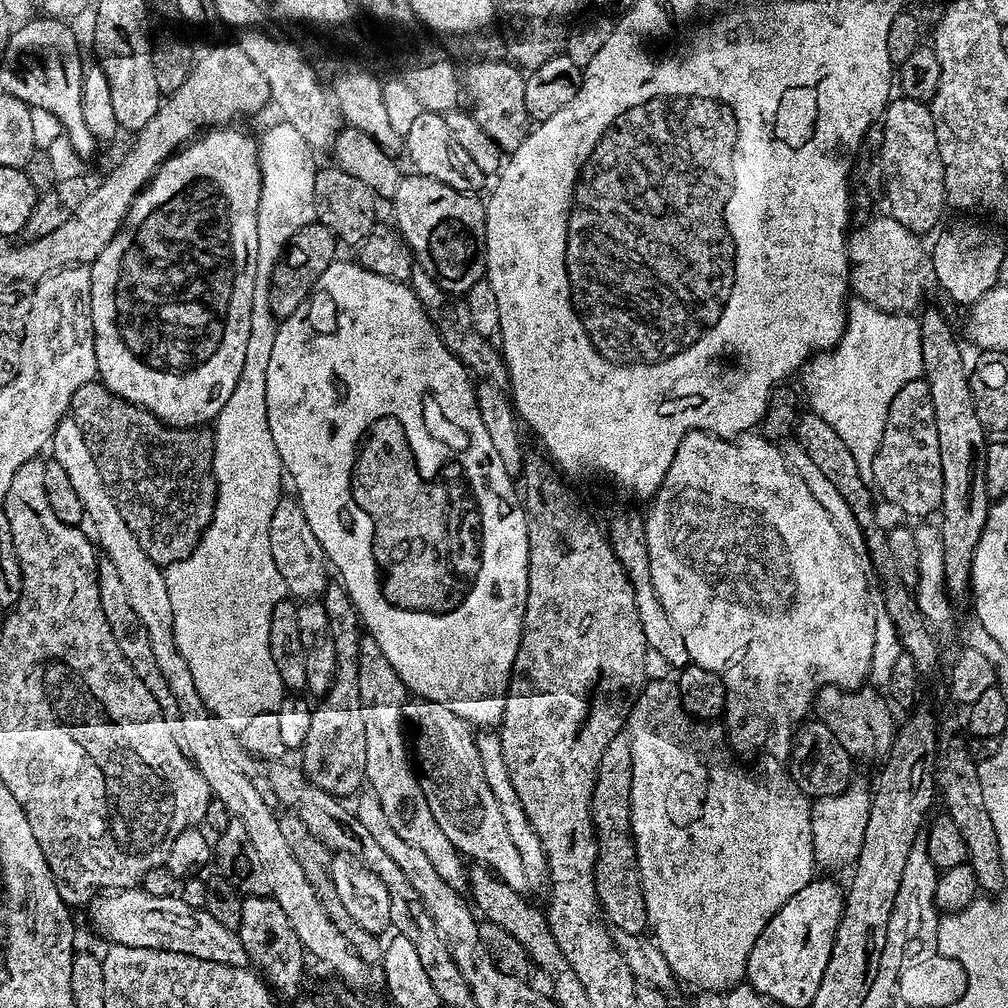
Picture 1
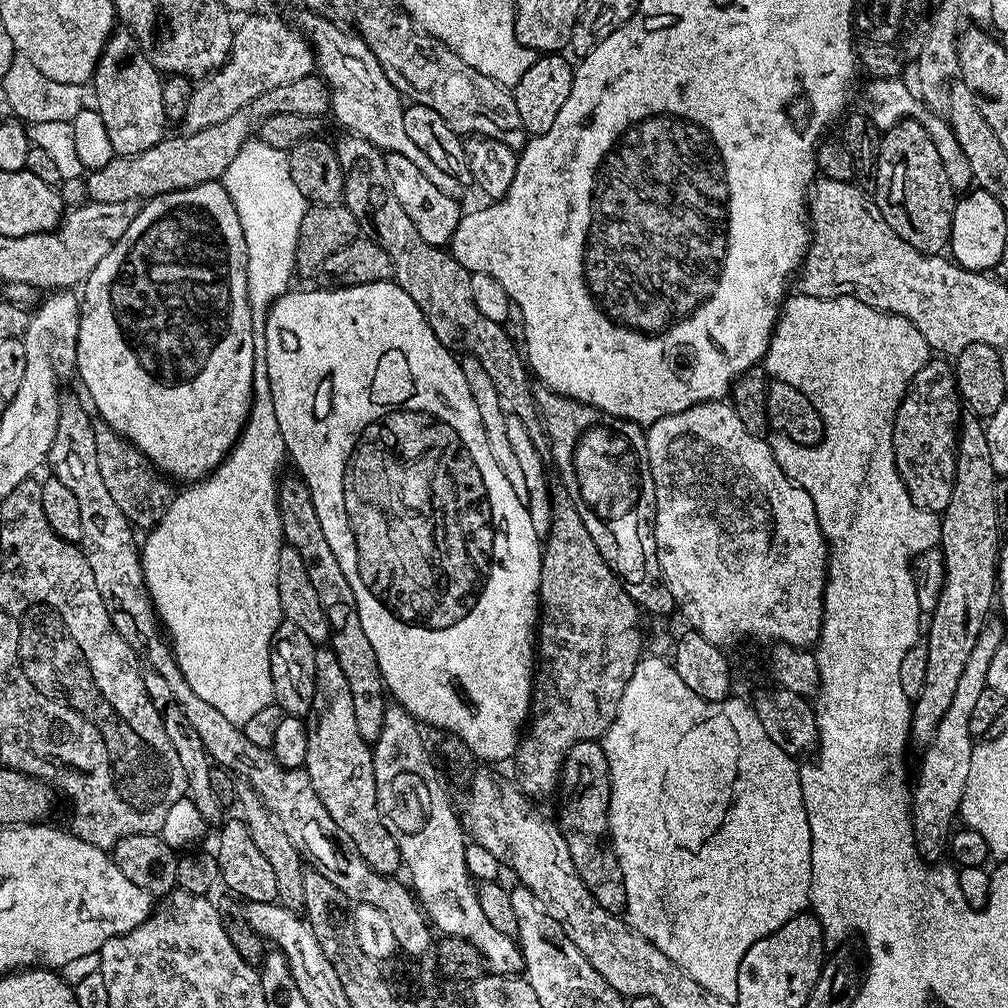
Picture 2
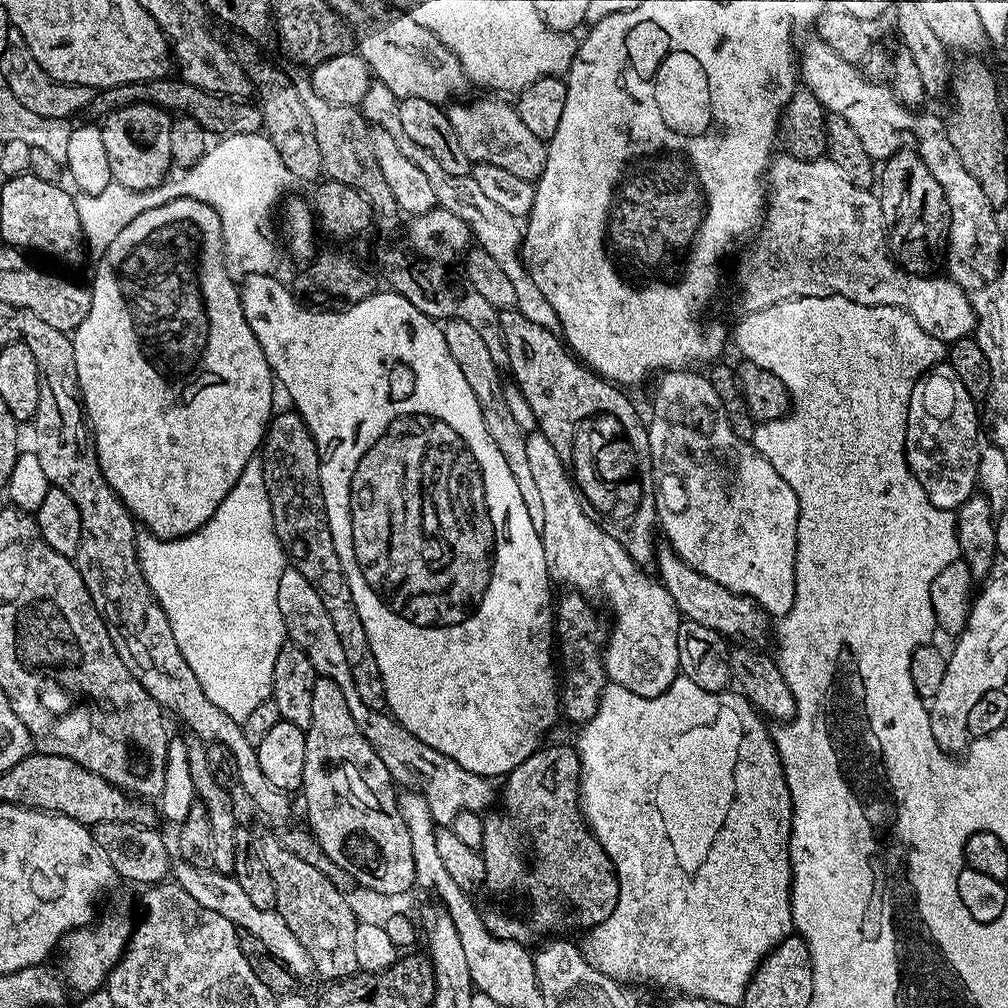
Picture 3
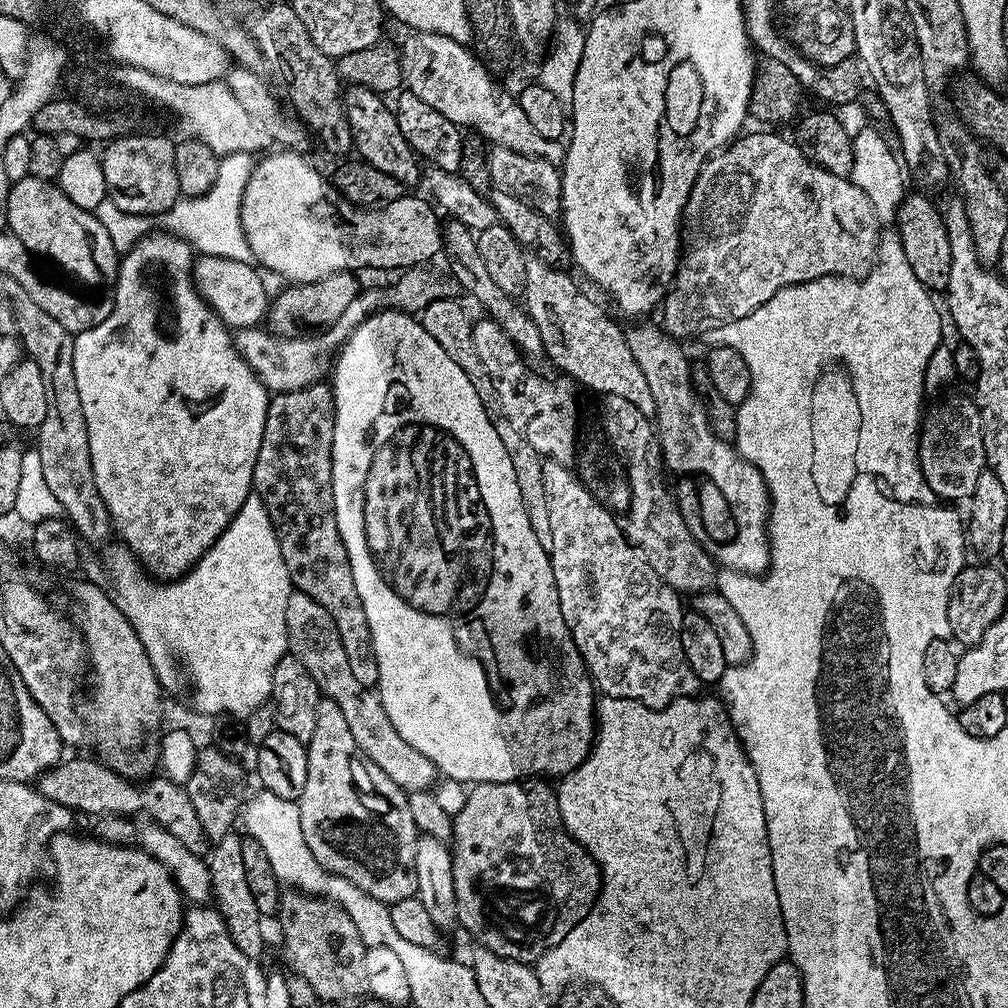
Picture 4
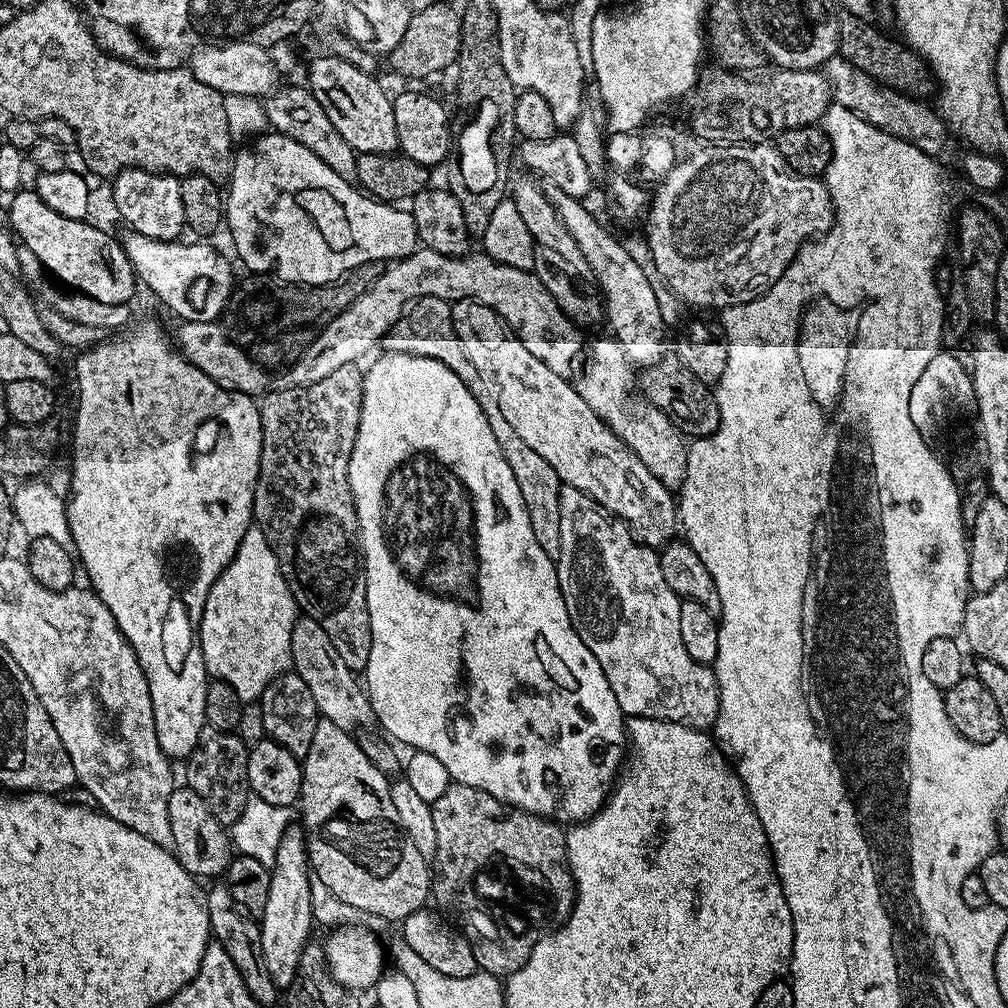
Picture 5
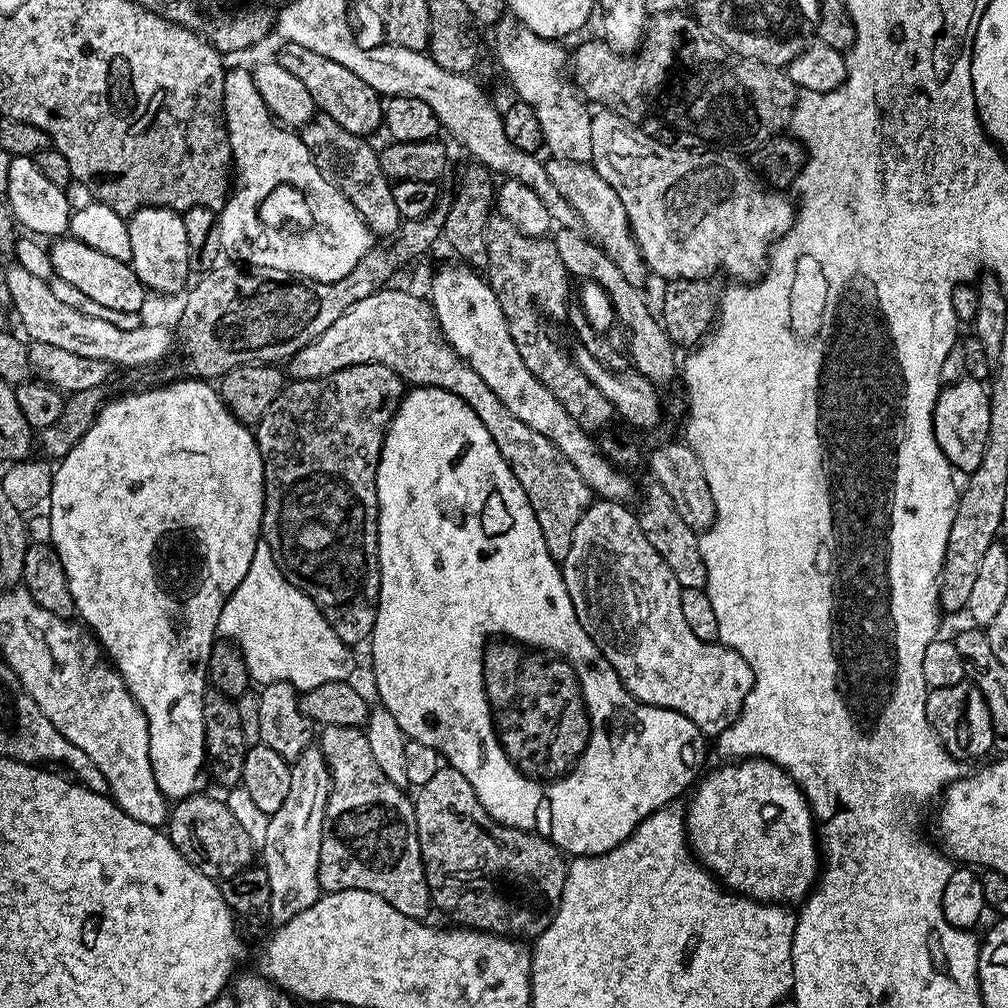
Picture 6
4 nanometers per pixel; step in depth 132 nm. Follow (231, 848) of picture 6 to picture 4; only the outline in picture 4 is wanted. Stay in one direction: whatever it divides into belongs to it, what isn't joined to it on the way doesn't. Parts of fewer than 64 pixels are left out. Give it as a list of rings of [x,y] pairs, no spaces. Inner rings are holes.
[[[61,759],[50,770],[38,777],[38,791],[50,802],[58,802],[71,808],[73,813],[89,811],[93,814],[113,812],[116,815],[135,817],[141,812],[151,823],[165,828],[186,850],[195,856],[204,856],[209,851],[210,841],[202,830],[202,822],[198,822],[198,814],[194,811],[194,802],[190,802],[190,794],[183,784],[175,784],[163,774],[156,774],[147,782],[136,783],[127,776],[120,776],[106,764],[93,760]],[[149,783],[149,784],[148,784]],[[140,784],[140,785],[136,785]]]

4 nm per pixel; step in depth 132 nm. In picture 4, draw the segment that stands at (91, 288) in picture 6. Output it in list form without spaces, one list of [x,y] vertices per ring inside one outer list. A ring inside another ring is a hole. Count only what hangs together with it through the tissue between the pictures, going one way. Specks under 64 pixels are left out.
[[[29,175],[15,181],[8,199],[7,231],[17,236],[29,252],[49,256],[84,284],[112,286],[116,283],[121,253],[110,242],[106,226],[92,212],[83,212],[74,206],[59,183]]]

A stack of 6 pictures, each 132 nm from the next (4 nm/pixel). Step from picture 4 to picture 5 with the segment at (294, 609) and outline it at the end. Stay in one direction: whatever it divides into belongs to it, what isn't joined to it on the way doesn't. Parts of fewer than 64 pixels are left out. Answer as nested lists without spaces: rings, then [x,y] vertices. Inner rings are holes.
[[[301,615],[292,631],[291,667],[306,682],[310,695],[316,703],[323,719],[334,722],[334,726],[351,729],[352,724],[372,724],[374,717],[368,701],[368,693],[362,687],[357,673],[342,662],[338,650],[334,650],[334,642],[330,642],[330,634],[318,626],[310,617]]]

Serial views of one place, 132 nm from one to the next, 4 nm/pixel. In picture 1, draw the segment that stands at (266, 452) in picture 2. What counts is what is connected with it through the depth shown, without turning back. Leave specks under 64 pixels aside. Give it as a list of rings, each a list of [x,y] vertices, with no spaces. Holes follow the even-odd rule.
[[[275,122],[264,133],[259,133],[260,150],[260,197],[256,207],[258,218],[258,258],[254,274],[254,298],[250,306],[250,335],[246,338],[246,358],[242,362],[242,374],[238,374],[238,386],[230,394],[226,406],[214,421],[214,454],[212,477],[216,480],[216,505],[212,520],[205,528],[196,549],[177,564],[167,565],[164,577],[170,590],[170,606],[174,614],[174,634],[182,658],[194,674],[194,686],[202,694],[202,702],[225,729],[240,733],[242,726],[254,718],[254,714],[275,712],[286,699],[286,689],[274,666],[270,654],[270,614],[274,606],[288,596],[288,588],[274,566],[274,554],[270,554],[270,518],[274,518],[274,506],[282,499],[280,476],[282,465],[278,446],[274,446],[274,434],[270,434],[270,422],[266,414],[266,370],[270,366],[270,350],[274,350],[274,338],[278,321],[270,310],[268,287],[280,255],[287,248],[290,238],[302,230],[302,226],[316,220],[314,210],[314,178],[318,163],[314,149],[294,130],[294,126]]]

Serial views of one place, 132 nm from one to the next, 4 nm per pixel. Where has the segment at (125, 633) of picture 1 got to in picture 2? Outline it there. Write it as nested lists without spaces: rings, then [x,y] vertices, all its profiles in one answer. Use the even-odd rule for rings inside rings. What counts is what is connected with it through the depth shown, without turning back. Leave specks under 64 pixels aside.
[[[148,670],[144,672],[144,685],[146,694],[150,694],[150,702],[154,702],[154,710],[160,712],[162,722],[166,726],[166,735],[170,737],[170,742],[178,753],[178,762],[182,762],[182,774],[186,774],[186,786],[188,787],[187,799],[192,800],[194,806],[198,806],[198,814],[202,814],[205,822],[210,826],[219,825],[222,820],[220,796],[216,793],[215,782],[212,781],[214,765],[208,756],[206,746],[202,746],[202,737],[198,735],[198,730],[194,730],[190,718],[186,718],[186,714],[181,710],[179,702],[174,698],[174,690],[170,690],[166,678],[162,678],[157,672]]]

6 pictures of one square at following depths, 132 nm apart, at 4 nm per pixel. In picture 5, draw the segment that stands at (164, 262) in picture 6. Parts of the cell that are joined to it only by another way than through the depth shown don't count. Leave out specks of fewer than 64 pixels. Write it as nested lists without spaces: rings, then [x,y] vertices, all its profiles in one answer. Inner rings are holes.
[[[123,168],[111,181],[116,212],[131,231],[155,240],[180,240],[186,225],[182,214],[180,180],[167,172],[147,172],[145,168]]]

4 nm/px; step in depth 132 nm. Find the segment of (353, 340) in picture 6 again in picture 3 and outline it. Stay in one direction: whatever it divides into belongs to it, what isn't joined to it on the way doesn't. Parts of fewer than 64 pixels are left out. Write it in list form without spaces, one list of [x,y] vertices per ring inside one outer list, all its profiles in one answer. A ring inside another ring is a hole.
[[[461,320],[443,321],[444,337],[446,346],[450,346],[450,354],[454,362],[458,362],[458,370],[462,370],[462,375],[466,382],[470,382],[470,390],[474,390],[474,398],[478,398],[480,403],[480,413],[486,422],[486,430],[490,430],[490,438],[502,450],[502,458],[506,458],[506,466],[510,466],[510,474],[514,474],[514,482],[518,482],[518,491],[522,494],[522,502],[526,502],[526,514],[530,514],[530,522],[534,522],[537,530],[543,529],[544,511],[542,510],[542,497],[538,494],[532,471],[530,471],[530,461],[526,455],[526,432],[514,422],[514,414],[510,414],[510,406],[506,406],[504,401],[505,381],[500,380],[502,369],[490,358],[490,349],[486,347],[486,341],[478,335],[478,330],[474,326]]]

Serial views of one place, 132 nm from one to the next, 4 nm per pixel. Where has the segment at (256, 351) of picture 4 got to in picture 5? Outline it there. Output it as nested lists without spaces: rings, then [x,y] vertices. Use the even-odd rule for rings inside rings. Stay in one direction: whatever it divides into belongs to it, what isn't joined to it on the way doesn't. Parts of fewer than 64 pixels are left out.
[[[420,246],[410,255],[389,263],[384,273],[350,307],[327,321],[319,329],[321,332],[313,335],[308,349],[279,373],[279,387],[314,386],[314,382],[330,378],[338,366],[363,361],[363,356],[375,344],[379,345],[400,321],[406,306],[422,298],[442,298],[449,302],[476,300],[490,306],[510,325],[514,335],[526,350],[530,350],[530,354],[534,354],[534,358],[546,362],[554,374],[565,378],[572,376],[572,359],[580,352],[577,325],[565,318],[558,302],[550,298],[550,290],[542,286],[535,272],[499,264],[483,254],[447,256]],[[185,319],[180,329],[174,335],[180,355],[184,356],[202,374],[209,376],[218,386],[222,386],[227,392],[241,392],[253,398],[259,398],[269,391],[269,369],[262,364],[257,364],[251,355],[248,356],[243,347],[237,344],[228,335],[223,323],[211,320],[210,322],[190,322]]]

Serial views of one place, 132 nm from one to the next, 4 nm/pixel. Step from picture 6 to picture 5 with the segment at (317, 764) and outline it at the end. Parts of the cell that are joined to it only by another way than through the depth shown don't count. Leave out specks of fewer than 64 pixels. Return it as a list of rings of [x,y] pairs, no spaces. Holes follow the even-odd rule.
[[[289,827],[282,842],[278,846],[276,862],[271,869],[270,895],[266,898],[266,910],[258,918],[260,933],[262,934],[262,958],[266,958],[266,970],[270,970],[270,978],[278,990],[286,990],[297,980],[300,972],[300,959],[303,950],[310,943],[314,921],[312,918],[312,880],[310,879],[310,865],[306,837],[299,827]]]

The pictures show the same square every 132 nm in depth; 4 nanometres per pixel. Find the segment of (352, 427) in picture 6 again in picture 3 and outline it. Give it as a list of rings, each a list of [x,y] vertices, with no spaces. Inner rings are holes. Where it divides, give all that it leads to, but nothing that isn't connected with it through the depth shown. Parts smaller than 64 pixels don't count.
[[[294,410],[287,411],[277,411],[273,415],[258,453],[258,459],[264,467],[276,533],[291,567],[298,569],[302,578],[306,578],[306,582],[310,582],[310,586],[318,590],[318,598],[322,598],[322,606],[326,606],[326,614],[330,614],[330,622],[334,622],[334,630],[346,653],[346,666],[350,666],[350,678],[354,678],[354,690],[358,690],[358,698],[362,698],[366,706],[383,709],[385,702],[382,670],[378,670],[378,658],[374,658],[374,650],[362,626],[362,618],[358,618],[358,610],[354,606],[354,598],[350,594],[338,550],[334,550],[334,538],[330,534],[326,518],[320,489],[322,457],[318,454],[316,443],[304,419]]]

